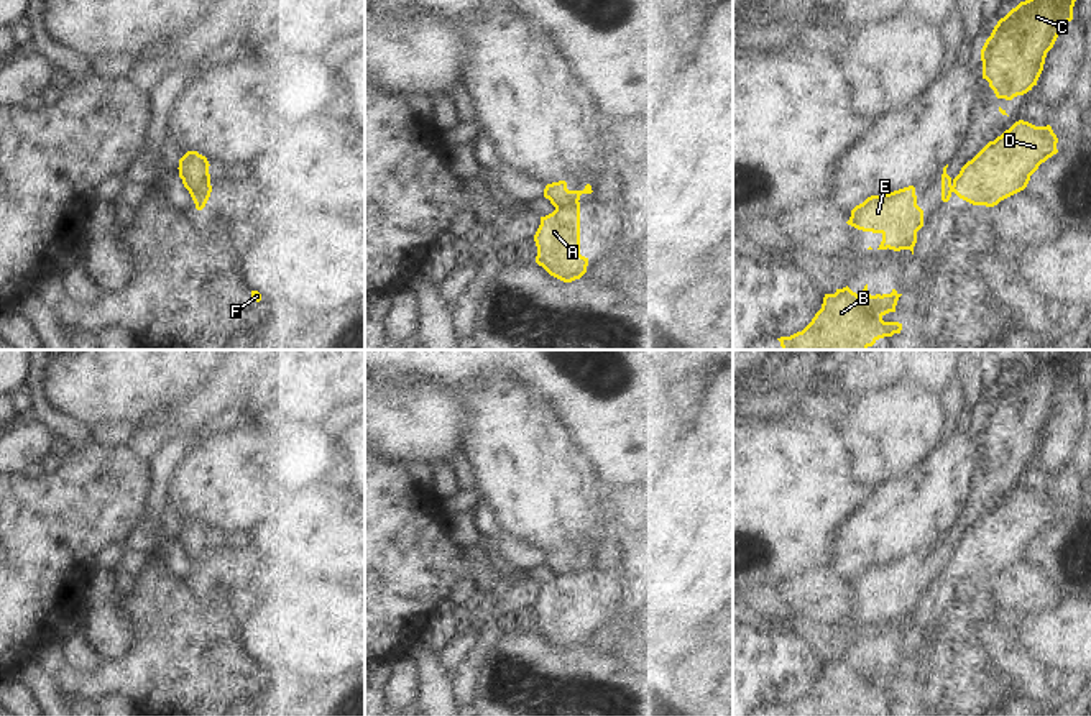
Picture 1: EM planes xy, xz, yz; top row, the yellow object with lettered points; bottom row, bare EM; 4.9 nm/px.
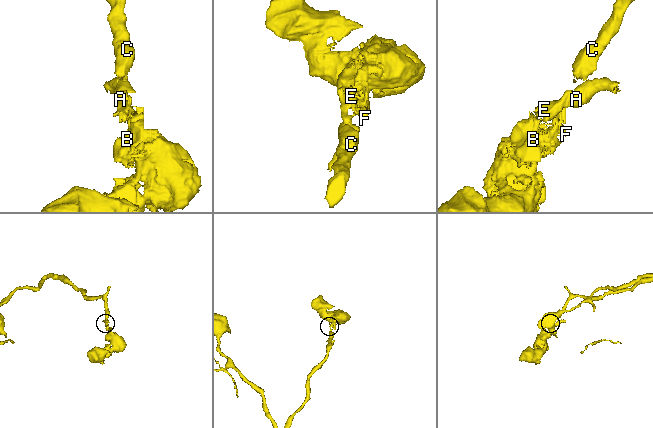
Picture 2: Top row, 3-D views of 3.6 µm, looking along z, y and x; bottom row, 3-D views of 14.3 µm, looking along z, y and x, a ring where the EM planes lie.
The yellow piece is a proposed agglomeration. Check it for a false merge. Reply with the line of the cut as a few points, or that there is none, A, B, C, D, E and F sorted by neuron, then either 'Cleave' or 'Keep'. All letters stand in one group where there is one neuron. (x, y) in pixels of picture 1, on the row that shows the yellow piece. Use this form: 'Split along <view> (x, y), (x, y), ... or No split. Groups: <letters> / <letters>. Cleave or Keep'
Split along xz (577, 201), (556, 209). Groups: A D / B C E F. Cleave

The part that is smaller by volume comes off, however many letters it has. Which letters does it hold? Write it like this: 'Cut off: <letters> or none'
Cut off: A, D

